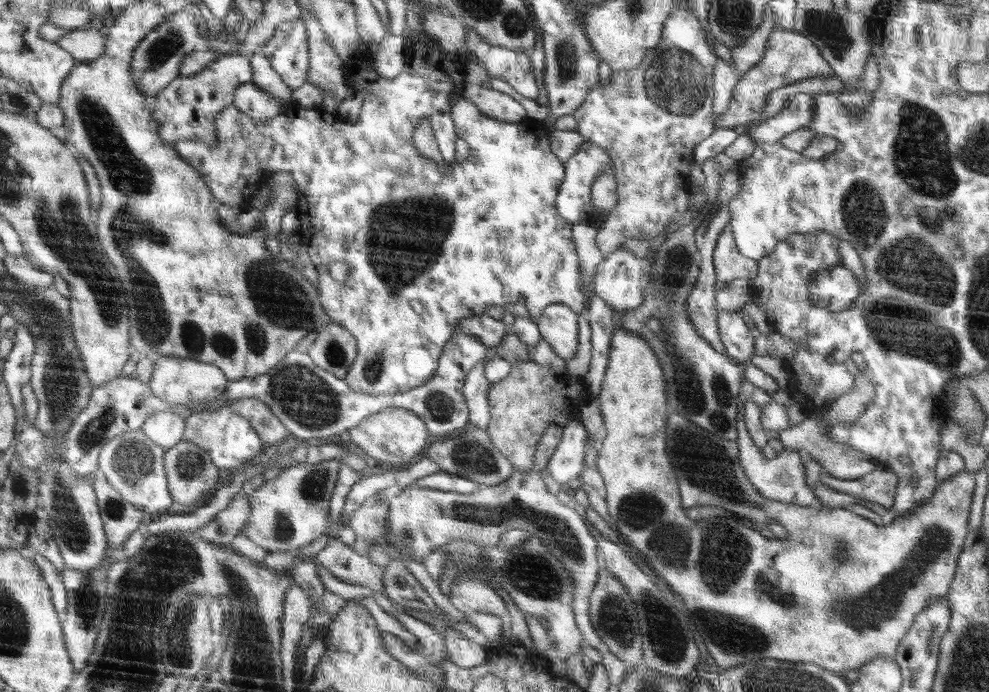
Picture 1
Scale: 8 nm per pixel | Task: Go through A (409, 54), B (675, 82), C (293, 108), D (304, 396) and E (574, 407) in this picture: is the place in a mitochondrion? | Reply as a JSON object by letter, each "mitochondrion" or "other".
{"A":"other","B":"mitochondrion","C":"other","D":"mitochondrion","E":"other"}

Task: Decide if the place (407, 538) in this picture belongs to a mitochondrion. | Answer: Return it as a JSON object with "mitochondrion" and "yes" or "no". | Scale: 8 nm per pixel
{"mitochondrion":"yes"}

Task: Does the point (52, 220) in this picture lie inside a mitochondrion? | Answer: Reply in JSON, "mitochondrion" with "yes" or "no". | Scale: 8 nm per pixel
{"mitochondrion":"yes"}

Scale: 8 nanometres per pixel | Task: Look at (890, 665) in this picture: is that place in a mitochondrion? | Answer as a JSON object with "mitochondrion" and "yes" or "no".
{"mitochondrion":"no"}

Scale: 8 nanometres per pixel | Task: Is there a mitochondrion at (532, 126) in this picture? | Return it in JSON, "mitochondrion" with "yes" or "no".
{"mitochondrion":"no"}

